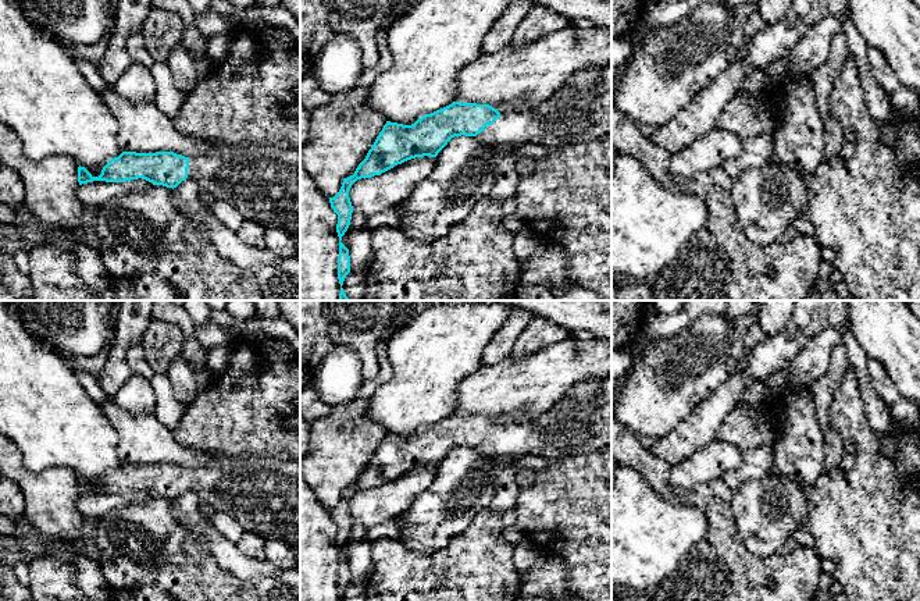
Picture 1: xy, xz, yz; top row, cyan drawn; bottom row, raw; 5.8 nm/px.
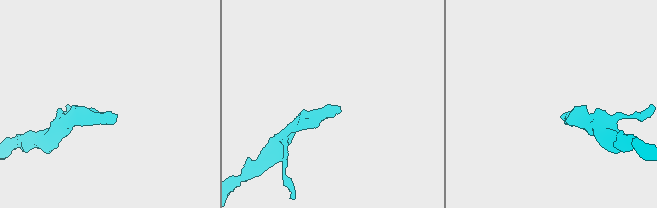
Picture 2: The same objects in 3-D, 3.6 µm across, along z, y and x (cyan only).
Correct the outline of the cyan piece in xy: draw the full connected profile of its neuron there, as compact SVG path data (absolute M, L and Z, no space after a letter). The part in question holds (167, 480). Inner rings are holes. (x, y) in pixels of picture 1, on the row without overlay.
M218 455L213 463L193 469L122 463L107 473L99 488L78 479L79 497L136 490L172 501L192 490L202 504L229 513L245 531L285 540L300 555L300 462Z

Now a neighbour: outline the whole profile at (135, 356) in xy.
M142 341L133 342L126 351L126 363L132 373L151 380L154 371L149 366Z

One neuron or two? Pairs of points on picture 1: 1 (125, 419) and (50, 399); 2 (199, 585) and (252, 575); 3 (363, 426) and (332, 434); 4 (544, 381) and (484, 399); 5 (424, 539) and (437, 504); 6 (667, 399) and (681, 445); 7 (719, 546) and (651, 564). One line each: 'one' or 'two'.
1: two
2: two
3: one
4: one
5: one
6: two
7: two

